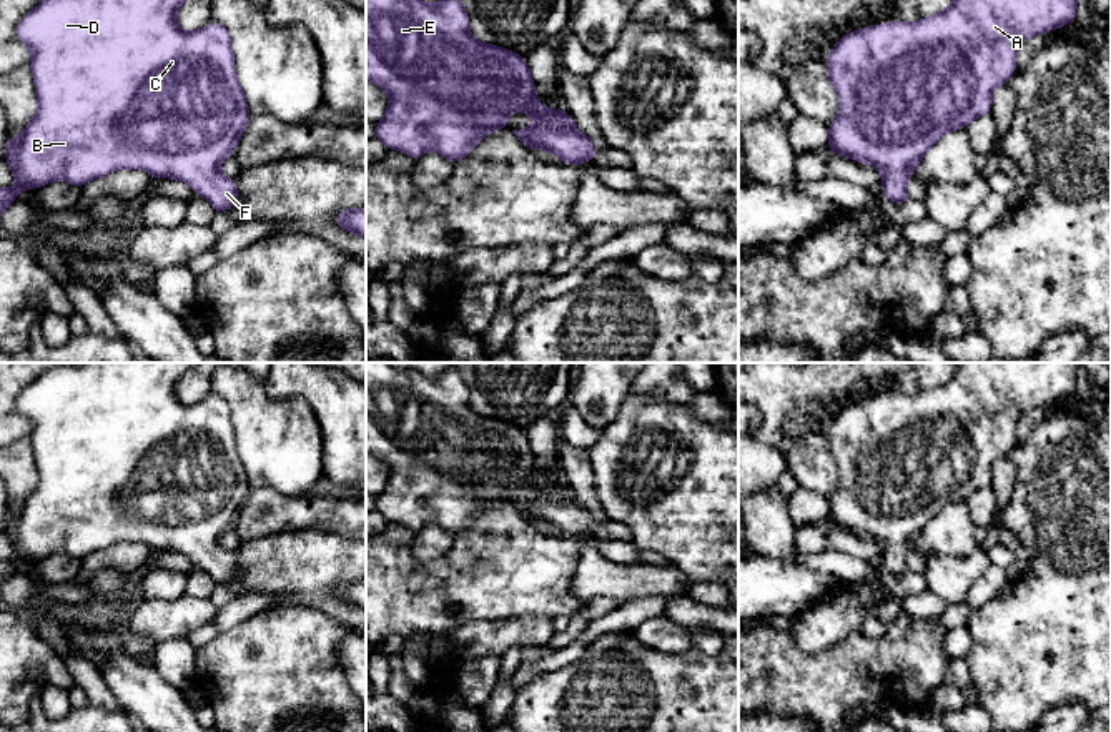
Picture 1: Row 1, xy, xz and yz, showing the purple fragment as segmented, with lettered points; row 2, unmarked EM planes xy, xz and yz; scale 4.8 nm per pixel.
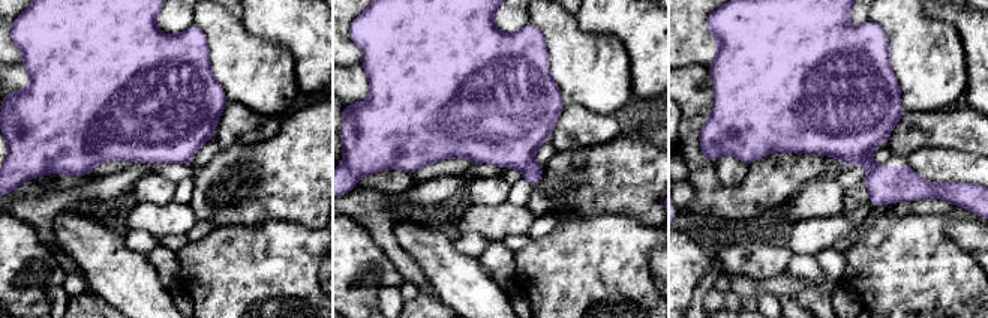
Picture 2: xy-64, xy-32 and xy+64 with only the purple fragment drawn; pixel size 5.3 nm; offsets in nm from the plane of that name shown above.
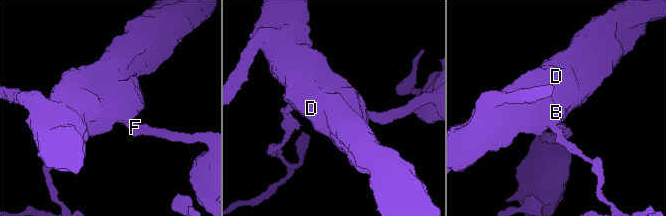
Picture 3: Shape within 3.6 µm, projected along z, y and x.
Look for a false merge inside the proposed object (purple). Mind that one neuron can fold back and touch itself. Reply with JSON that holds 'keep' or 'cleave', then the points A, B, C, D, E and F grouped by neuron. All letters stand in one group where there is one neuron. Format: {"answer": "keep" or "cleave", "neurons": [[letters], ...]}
{"answer": "keep", "neurons": [["A", "B", "C", "D", "E", "F"]]}

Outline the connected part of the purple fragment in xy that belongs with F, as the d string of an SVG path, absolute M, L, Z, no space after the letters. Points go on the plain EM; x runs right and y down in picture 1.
M81 363L57 364L30 383L17 398L17 411L32 424L28 436L38 471L37 487L20 511L7 509L5 532L17 561L0 561L0 586L18 566L53 552L83 559L121 541L140 541L155 551L176 551L206 571L216 586L236 577L236 554L218 546L220 536L235 527L251 492L236 451L228 403L210 394L196 404L176 398L176 383L196 363Z

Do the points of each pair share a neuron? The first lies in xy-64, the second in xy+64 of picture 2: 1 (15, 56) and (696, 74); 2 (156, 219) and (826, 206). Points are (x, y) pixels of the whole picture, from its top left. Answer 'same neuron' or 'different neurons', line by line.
1: different neurons
2: different neurons

